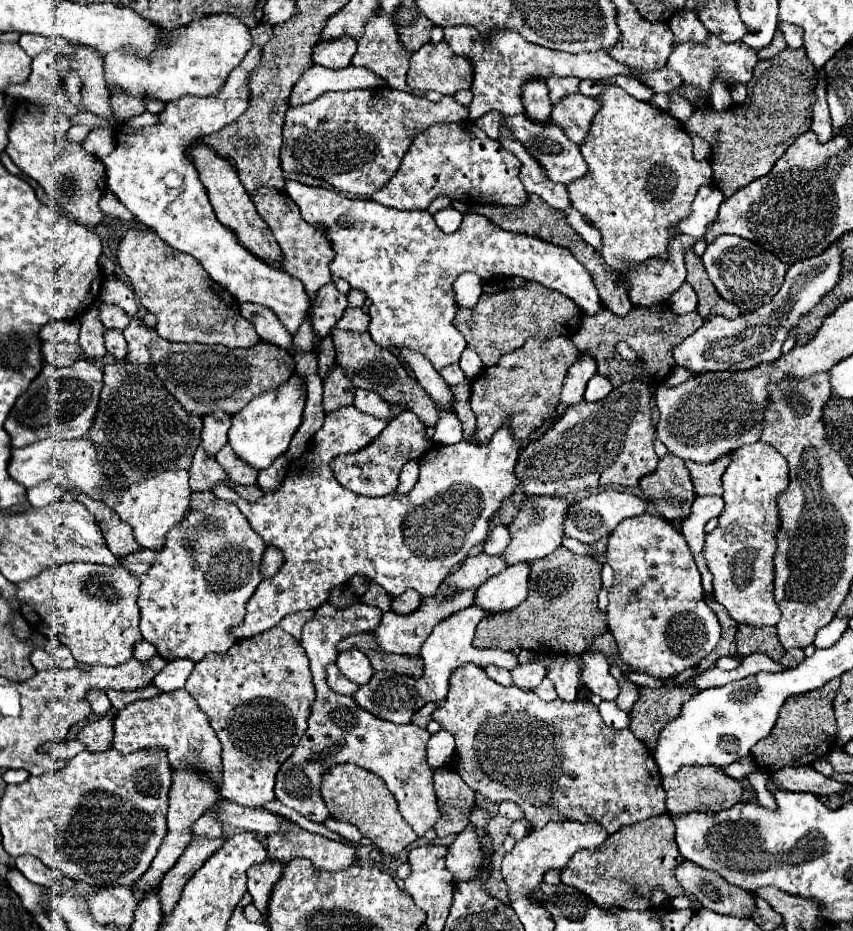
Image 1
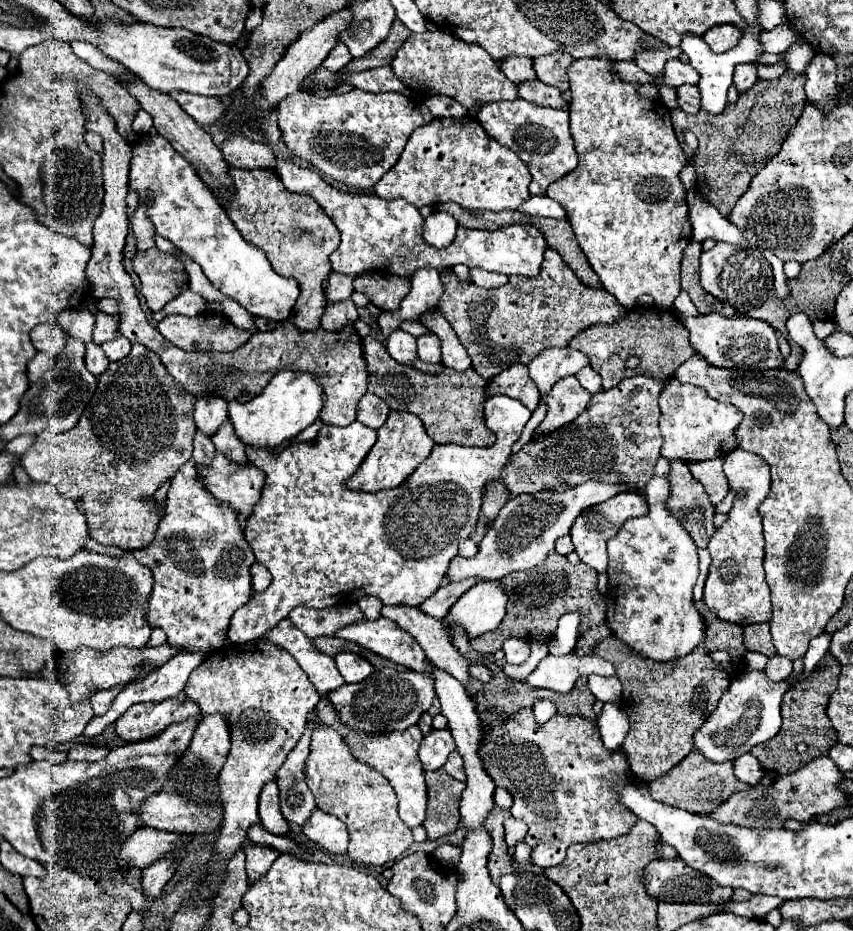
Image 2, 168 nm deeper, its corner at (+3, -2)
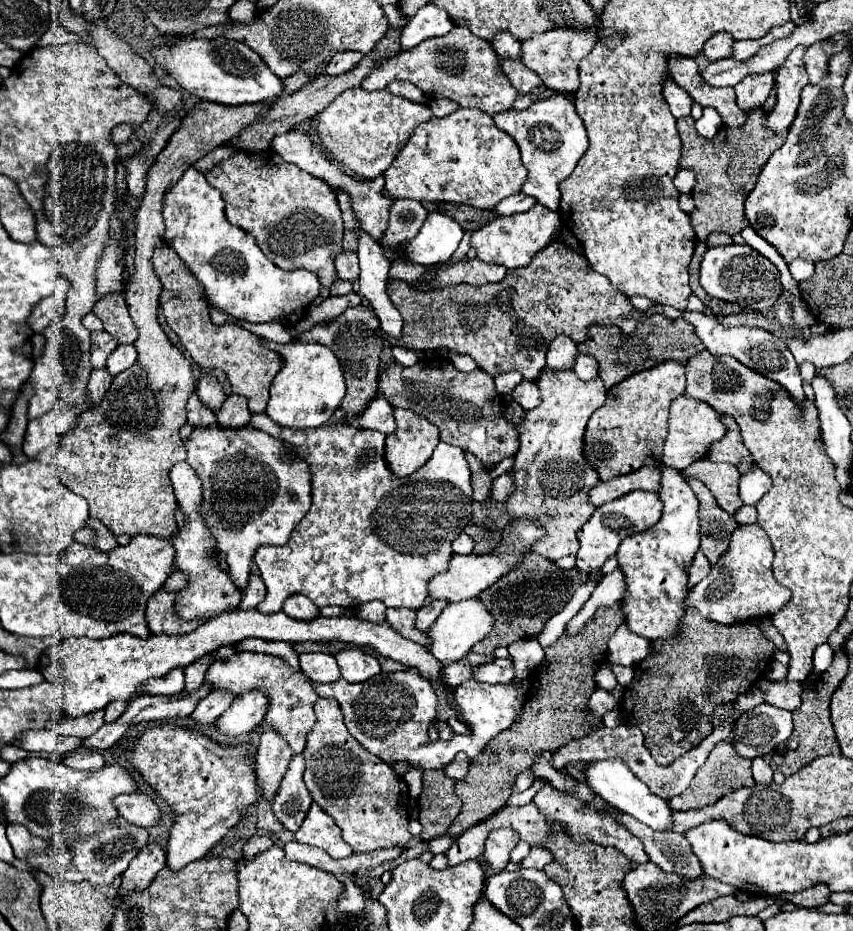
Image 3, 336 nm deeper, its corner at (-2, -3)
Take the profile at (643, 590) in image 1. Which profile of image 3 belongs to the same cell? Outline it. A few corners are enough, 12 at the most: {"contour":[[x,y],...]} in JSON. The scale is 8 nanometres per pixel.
{"contour":[[663,465],[659,523],[617,549],[631,633],[677,637],[697,499]]}

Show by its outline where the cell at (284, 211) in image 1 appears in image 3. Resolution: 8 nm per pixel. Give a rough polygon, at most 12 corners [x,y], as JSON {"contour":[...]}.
{"contour":[[275,151],[205,173],[227,219],[281,269],[337,279],[343,219]]}

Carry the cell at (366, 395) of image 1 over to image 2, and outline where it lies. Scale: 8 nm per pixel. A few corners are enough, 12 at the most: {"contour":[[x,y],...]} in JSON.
{"contour":[[364,394],[358,420],[368,428],[384,426],[390,408],[374,394]]}

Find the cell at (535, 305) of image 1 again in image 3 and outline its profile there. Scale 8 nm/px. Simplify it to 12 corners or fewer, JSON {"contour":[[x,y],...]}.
{"contour":[[557,241],[499,283],[387,283],[417,351],[537,379],[629,297]]}

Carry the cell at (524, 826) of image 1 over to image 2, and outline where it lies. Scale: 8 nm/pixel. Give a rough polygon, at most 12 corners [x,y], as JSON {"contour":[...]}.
{"contour":[[516,818],[504,822],[508,848],[522,842],[528,826]]}

